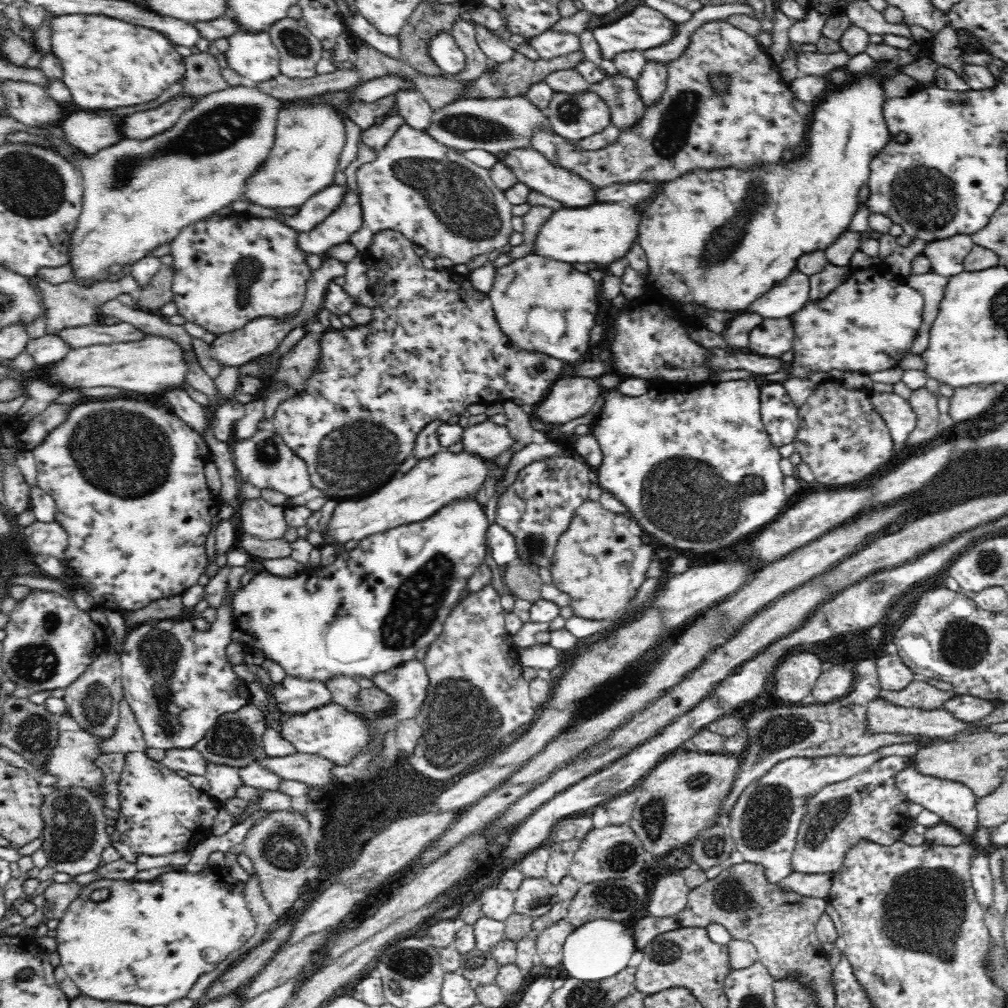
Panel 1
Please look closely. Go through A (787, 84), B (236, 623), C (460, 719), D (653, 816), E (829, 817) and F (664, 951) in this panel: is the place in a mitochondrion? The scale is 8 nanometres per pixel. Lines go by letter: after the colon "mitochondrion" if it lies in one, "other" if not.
A: other
B: other
C: mitochondrion
D: mitochondrion
E: mitochondrion
F: mitochondrion

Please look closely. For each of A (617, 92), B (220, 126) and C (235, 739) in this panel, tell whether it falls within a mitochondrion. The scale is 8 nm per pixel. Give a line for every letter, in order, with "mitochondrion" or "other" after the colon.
A: mitochondrion
B: mitochondrion
C: mitochondrion

